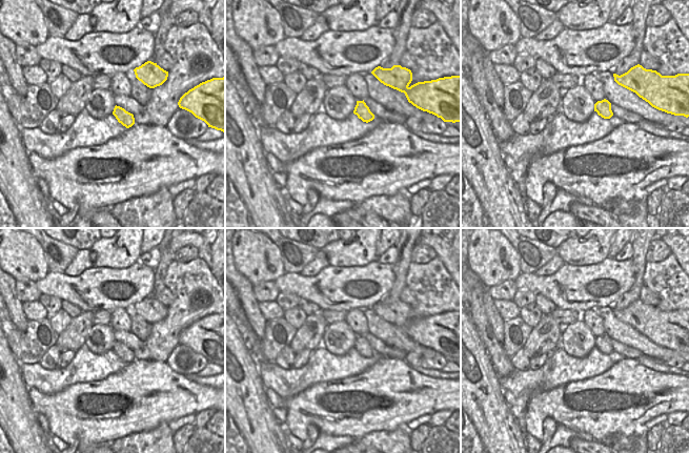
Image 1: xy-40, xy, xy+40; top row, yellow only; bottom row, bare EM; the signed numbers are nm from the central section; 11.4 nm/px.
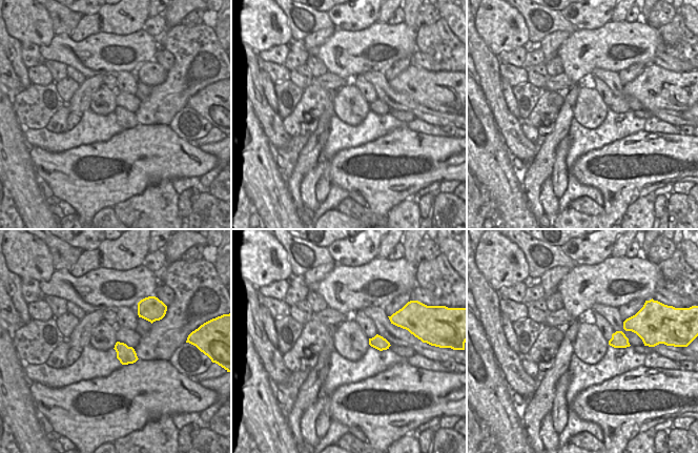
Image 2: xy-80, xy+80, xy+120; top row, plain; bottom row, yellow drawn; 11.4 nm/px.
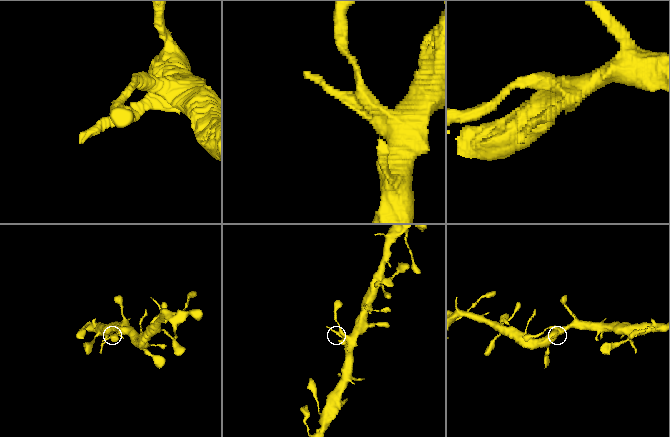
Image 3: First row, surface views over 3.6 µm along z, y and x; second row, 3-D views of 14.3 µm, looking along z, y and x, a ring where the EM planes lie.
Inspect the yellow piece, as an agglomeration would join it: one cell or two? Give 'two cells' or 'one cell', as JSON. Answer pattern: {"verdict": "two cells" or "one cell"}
{"verdict": "one cell"}

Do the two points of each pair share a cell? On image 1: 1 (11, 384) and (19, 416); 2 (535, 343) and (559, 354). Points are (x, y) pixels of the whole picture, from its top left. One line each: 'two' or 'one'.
1: one
2: two

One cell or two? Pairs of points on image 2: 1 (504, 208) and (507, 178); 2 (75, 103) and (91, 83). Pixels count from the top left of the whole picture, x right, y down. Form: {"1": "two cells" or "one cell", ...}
{"1": "one cell", "2": "one cell"}

